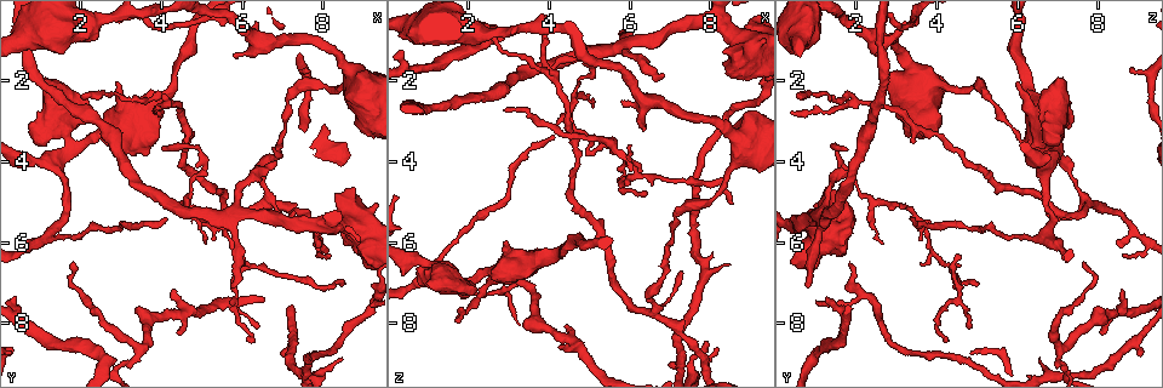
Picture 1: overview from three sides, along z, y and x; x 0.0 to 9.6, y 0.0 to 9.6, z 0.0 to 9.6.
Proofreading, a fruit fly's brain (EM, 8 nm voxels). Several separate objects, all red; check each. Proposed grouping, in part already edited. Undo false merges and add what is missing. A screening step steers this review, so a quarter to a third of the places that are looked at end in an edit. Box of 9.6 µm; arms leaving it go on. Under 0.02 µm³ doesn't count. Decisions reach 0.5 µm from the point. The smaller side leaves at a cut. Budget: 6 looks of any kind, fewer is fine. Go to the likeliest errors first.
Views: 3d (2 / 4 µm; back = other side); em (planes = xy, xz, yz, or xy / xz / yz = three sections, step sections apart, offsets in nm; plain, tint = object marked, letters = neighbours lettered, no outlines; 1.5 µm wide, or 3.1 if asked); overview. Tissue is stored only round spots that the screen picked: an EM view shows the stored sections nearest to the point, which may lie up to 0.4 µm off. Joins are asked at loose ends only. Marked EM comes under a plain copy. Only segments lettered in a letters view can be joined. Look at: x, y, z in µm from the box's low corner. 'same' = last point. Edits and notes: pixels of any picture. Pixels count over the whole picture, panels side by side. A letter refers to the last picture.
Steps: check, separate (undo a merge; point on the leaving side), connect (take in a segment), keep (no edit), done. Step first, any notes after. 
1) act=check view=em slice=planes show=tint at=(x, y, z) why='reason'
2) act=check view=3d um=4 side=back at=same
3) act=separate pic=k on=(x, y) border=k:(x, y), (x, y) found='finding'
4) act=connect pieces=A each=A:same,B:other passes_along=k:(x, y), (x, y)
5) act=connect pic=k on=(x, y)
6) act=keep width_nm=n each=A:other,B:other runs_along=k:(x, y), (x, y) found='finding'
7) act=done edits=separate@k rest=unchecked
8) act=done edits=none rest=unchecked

act=check view=3d um=2 at=(4.25, 7.15, 8.60) why='an open end'

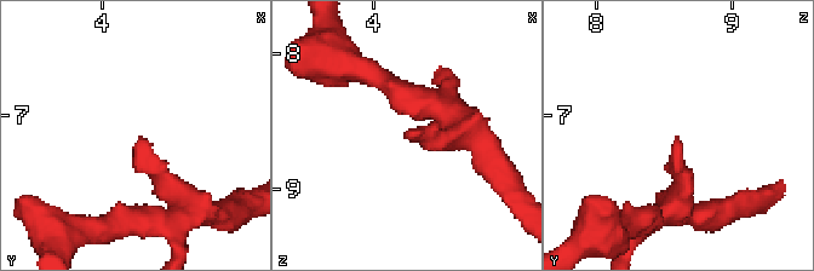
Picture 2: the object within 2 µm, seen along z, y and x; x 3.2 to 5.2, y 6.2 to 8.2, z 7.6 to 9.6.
act=check view=em slice=planes show=letters at=(4.30, 7.18, 8.62) why='need the tissue'

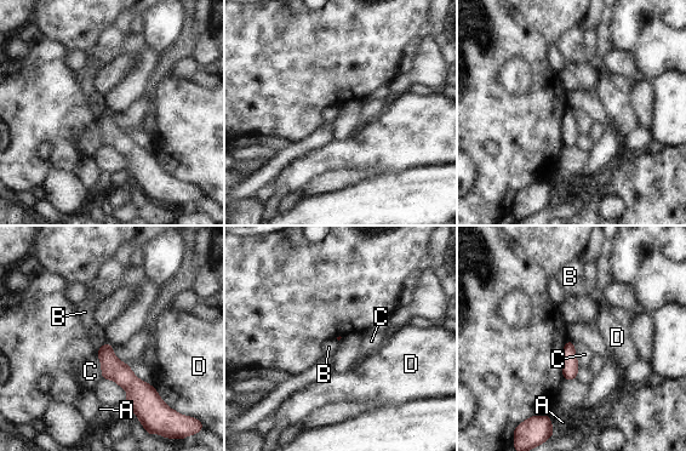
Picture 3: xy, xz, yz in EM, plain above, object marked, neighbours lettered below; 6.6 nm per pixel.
act=keep each=A:other,B:other,C:other,D:other found='no lettered segment goes on from it'

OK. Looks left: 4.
act=check view=3d um=2 at=(6.60, 4.95, 7.70) why='three arms meet'

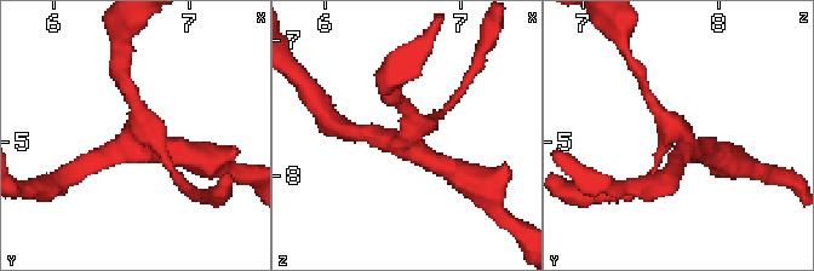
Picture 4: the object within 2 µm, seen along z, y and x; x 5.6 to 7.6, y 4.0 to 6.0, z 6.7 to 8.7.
act=check view=em slice=planes show=tint at=(6.58, 4.98, 7.70)

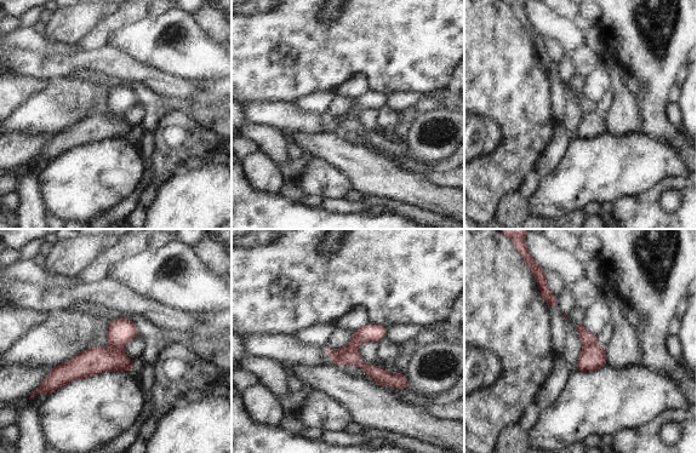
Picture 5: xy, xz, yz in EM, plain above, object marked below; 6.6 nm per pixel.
act=check view=em slice=planes show=letters at=same

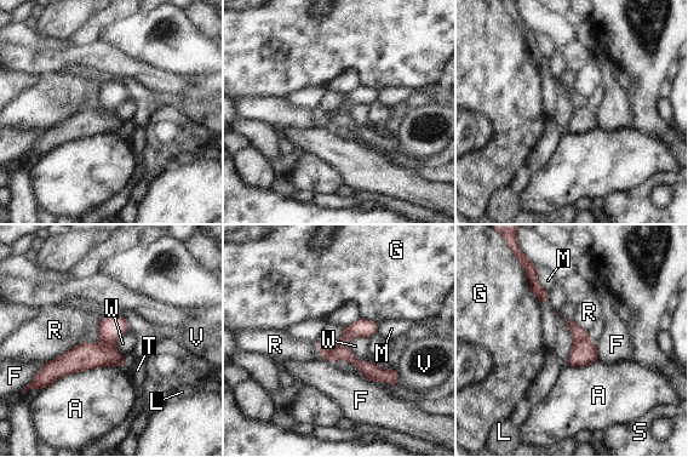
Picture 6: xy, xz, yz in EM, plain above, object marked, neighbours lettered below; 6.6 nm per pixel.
act=separate pic=6 on=(337, 353) longest_contact=A:600nm each=A:other,F:other,G:other,L:other,M:other,R:other,S:other,T:other,V:other,W:other border=6:(331, 344), (347, 346) found='two neurons meet here'

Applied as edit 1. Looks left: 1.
act=done edits=separate@6 rest=unchecked

